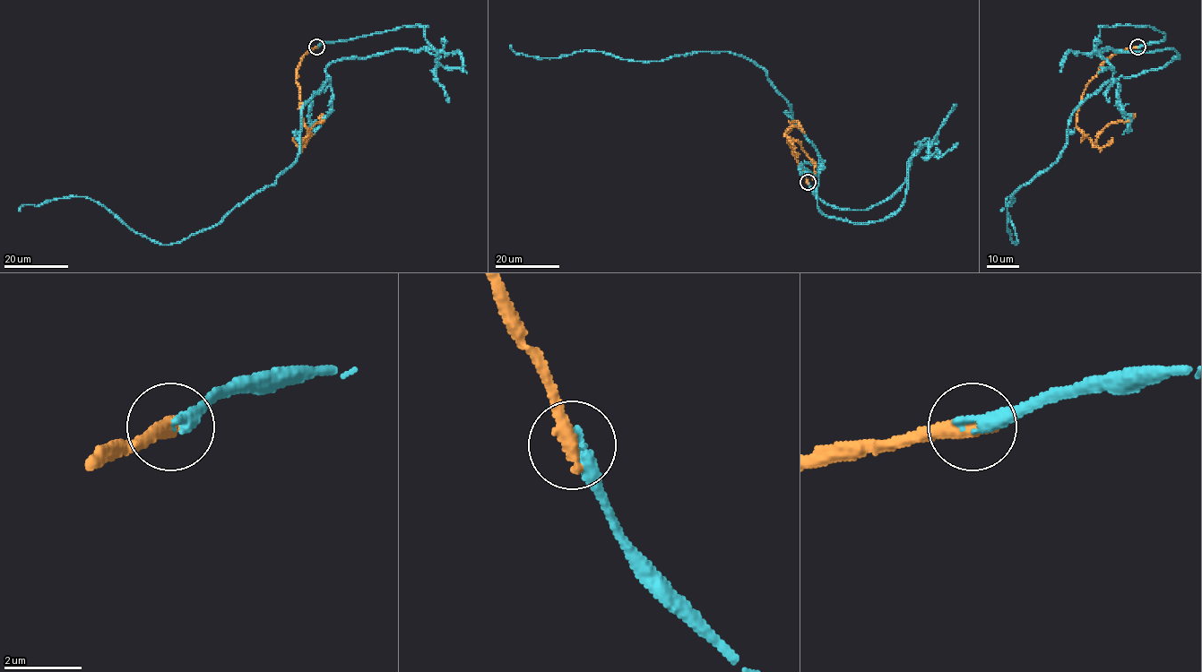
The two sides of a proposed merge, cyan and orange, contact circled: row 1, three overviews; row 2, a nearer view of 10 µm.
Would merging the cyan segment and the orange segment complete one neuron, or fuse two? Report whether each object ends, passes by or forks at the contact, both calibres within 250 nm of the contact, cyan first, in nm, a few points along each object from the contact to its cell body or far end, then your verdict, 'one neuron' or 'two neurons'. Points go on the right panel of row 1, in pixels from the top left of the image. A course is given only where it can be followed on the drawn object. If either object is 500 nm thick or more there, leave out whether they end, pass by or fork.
cyan ends | orange ends | 340/460 nm | cyan via (1137, 47), (1166, 36), (1100, 27), (1093, 50), (1180, 57), (1073, 113), (1007, 205), (1017, 245), (1001, 211) | orange via (1137, 47), (1105, 61), (1085, 88), (1076, 125), (1082, 138), (1093, 145), (1110, 124), (1128, 121), (1136, 114) | two neurons

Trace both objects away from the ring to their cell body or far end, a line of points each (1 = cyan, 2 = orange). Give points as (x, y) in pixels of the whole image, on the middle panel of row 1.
1: (807, 182), (869, 209), (929, 139), (903, 204), (854, 224), (819, 210), (819, 152), (754, 62), (509, 46)
2: (807, 182), (788, 144), (795, 121), (799, 127), (785, 136), (799, 141), (814, 166), (813, 180)

